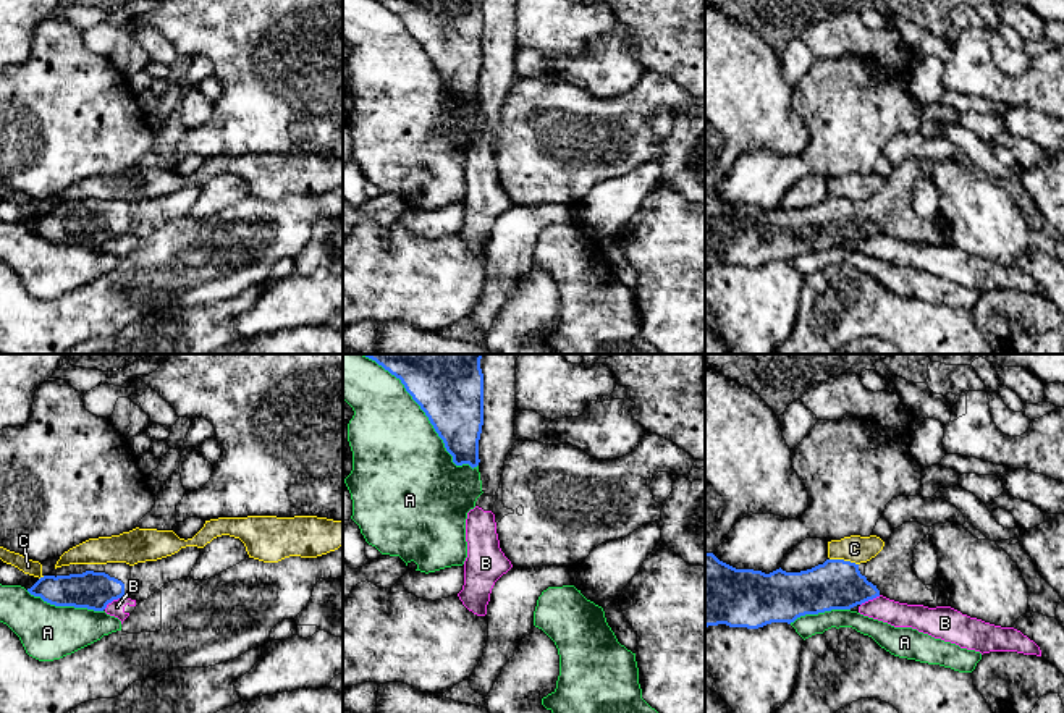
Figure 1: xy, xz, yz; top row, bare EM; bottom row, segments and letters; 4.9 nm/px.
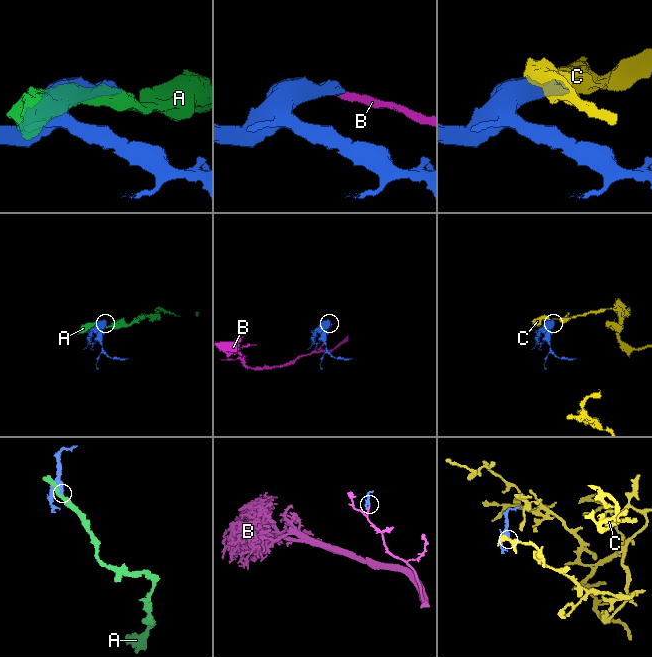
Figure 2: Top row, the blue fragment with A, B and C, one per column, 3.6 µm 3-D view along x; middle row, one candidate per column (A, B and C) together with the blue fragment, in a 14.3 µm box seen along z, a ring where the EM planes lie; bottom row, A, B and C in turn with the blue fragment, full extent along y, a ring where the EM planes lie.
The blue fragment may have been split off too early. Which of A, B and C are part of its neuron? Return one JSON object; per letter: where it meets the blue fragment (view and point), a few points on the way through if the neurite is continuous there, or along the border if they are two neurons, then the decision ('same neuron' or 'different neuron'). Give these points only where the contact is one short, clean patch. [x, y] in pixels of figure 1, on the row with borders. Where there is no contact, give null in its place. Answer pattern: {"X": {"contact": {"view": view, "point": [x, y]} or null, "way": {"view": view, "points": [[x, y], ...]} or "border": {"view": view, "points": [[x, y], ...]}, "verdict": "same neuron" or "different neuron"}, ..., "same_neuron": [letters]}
{"A": {"contact": {"view": "xz", "point": [426, 414]}, "verdict": "different neuron"}, "B": {"contact": {"view": "xy", "point": [112, 600]}, "way": {"view": "xy", "points": [[94, 590], [104, 592], [112, 600], [117, 607]]}, "verdict": "same neuron"}, "C": {"contact": {"view": "yz", "point": [843, 560]}, "verdict": "different neuron"}, "same_neuron": ["B"]}

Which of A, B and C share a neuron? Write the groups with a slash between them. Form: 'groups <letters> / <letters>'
groups A / B / C

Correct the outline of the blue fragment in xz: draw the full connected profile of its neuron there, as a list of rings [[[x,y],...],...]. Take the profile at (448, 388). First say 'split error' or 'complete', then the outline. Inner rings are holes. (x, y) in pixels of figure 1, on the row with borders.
complete; [[[362,354],[401,380],[456,466],[479,466],[483,354]]]

